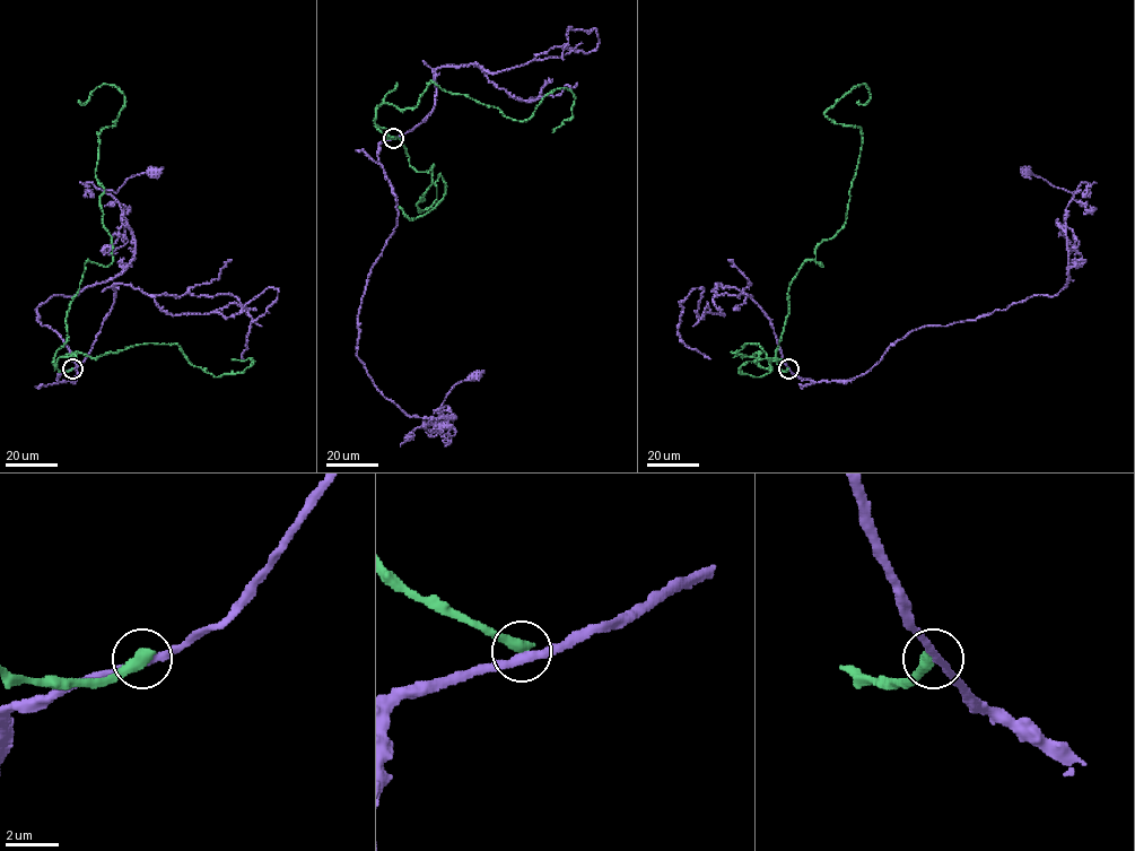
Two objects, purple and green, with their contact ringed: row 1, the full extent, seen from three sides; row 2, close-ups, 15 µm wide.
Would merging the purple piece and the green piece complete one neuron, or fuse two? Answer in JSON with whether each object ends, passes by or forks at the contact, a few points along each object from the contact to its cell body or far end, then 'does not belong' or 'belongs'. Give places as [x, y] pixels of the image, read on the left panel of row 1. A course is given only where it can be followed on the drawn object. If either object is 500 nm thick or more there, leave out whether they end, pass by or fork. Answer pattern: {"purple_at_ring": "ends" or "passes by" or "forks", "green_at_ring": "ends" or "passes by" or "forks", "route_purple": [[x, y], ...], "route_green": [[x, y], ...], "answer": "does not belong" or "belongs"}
{"route_purple": [[71, 368], [57, 379], [73, 381], [76, 364], [36, 309], [127, 267], [132, 232], [105, 191], [154, 172]], "route_green": [[71, 368], [54, 362], [69, 304], [88, 260], [112, 261], [95, 168], [124, 95], [103, 84], [78, 101]], "answer": "does not belong"}

